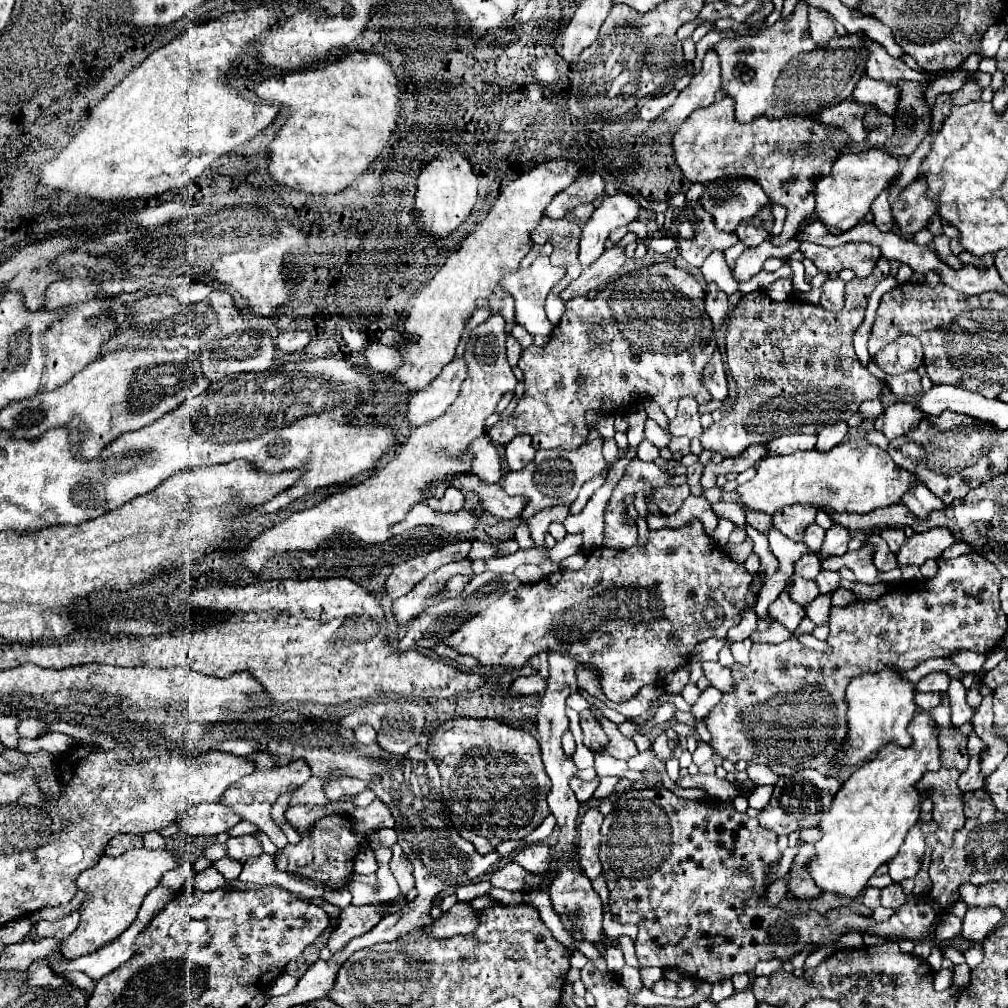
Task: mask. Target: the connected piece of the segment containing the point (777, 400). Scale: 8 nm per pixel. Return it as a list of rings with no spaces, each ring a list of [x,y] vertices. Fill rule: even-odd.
[[[880,258],[870,278],[854,277],[854,280],[847,282],[844,308],[838,314],[824,310],[820,304],[806,304],[792,298],[774,302],[764,294],[764,290],[742,296],[726,320],[726,358],[728,370],[738,388],[738,398],[734,408],[720,422],[714,422],[702,432],[702,448],[718,452],[722,458],[732,458],[742,454],[750,444],[770,442],[784,434],[818,434],[824,426],[848,420],[856,414],[864,400],[882,396],[882,390],[888,384],[872,376],[860,364],[852,348],[852,336],[865,318],[869,296],[876,285],[888,276],[888,272],[890,262]]]

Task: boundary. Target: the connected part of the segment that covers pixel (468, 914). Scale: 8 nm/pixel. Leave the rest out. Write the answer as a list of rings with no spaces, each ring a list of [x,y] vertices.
[[[456,902],[448,912],[436,918],[434,928],[424,934],[434,936],[434,938],[470,934],[470,930],[478,928],[478,922],[480,922],[480,910],[474,910],[472,906],[468,906],[468,902]]]

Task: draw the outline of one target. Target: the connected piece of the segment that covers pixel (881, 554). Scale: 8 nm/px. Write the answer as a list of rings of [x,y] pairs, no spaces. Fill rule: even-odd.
[[[872,534],[866,538],[866,542],[874,544],[876,546],[876,554],[874,554],[874,564],[880,572],[888,572],[888,570],[894,570],[896,564],[890,564],[890,548],[888,544],[878,536],[878,534]]]

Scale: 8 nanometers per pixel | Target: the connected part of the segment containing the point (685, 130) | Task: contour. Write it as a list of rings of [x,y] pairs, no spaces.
[[[724,96],[720,102],[694,110],[676,130],[672,146],[674,146],[676,162],[682,170],[682,174],[690,182],[702,184],[702,182],[712,182],[712,180],[720,180],[720,178],[750,178],[756,184],[760,184],[760,188],[766,192],[766,196],[770,200],[786,206],[788,216],[784,222],[784,230],[772,238],[772,244],[784,244],[800,230],[802,224],[816,220],[814,182],[820,176],[830,174],[834,160],[848,152],[850,142],[848,142],[848,136],[840,128],[836,128],[836,130],[826,128],[808,116],[786,116],[782,120],[758,118],[758,120],[752,120],[750,124],[740,124],[734,118],[734,100],[730,96]]]

